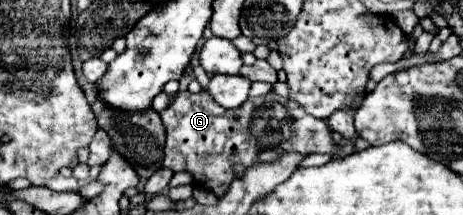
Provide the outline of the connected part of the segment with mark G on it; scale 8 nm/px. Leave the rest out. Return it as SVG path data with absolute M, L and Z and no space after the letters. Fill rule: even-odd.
M182 91L160 113L166 127L166 147L162 167L170 171L186 171L194 177L194 185L210 189L216 197L222 197L232 179L240 179L244 171L256 163L270 163L288 151L302 155L310 153L338 153L338 145L332 141L328 125L312 115L300 119L288 115L290 99L280 97L274 91L262 97L248 97L244 105L236 109L220 107L208 91L190 93Z

